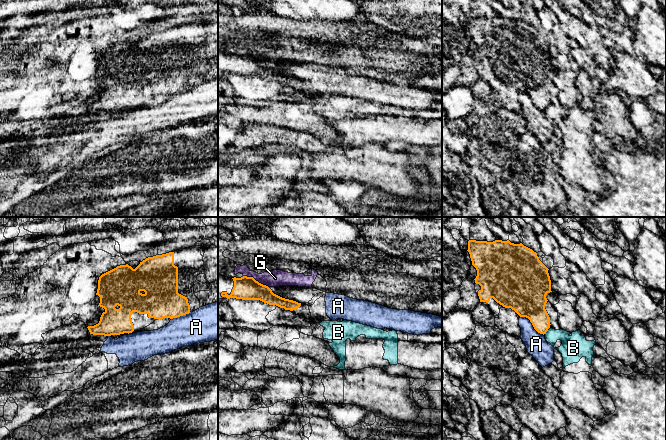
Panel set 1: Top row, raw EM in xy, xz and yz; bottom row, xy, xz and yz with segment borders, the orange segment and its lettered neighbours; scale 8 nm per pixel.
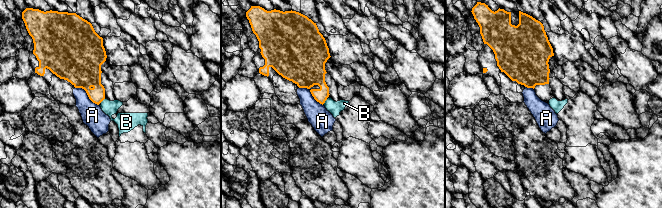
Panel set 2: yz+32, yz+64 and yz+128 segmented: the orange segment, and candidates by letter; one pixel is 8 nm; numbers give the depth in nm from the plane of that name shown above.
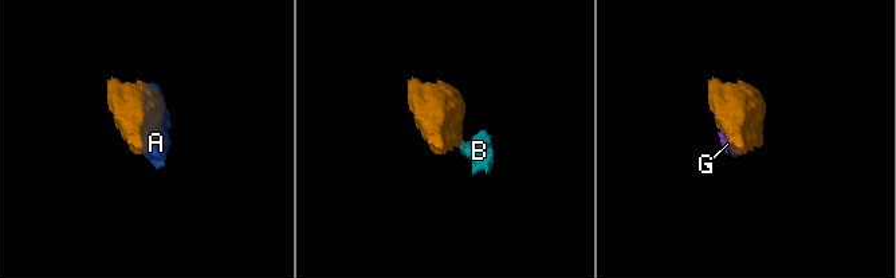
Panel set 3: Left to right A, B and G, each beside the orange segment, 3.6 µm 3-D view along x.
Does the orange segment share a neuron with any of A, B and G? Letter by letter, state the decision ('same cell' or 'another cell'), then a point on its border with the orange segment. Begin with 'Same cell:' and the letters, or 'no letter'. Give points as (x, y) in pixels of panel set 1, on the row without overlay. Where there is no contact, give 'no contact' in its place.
Same cell: no letter
A: another cell; contact yz (532, 100)
B: another cell; contact yz (546, 107)
G: another cell; contact xz (255, 56)

